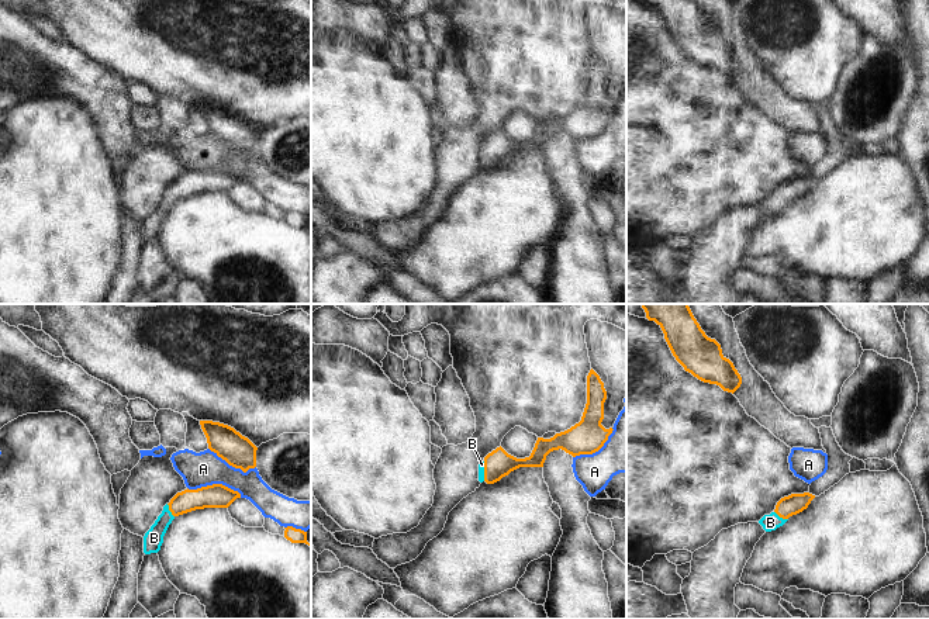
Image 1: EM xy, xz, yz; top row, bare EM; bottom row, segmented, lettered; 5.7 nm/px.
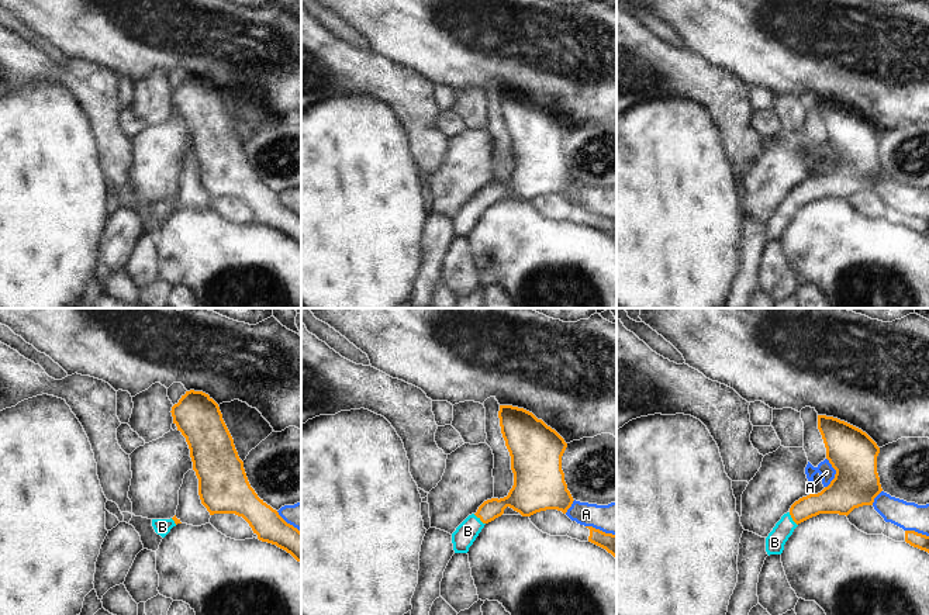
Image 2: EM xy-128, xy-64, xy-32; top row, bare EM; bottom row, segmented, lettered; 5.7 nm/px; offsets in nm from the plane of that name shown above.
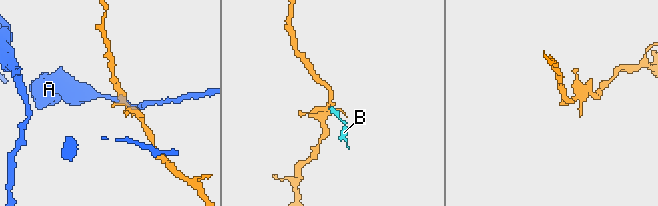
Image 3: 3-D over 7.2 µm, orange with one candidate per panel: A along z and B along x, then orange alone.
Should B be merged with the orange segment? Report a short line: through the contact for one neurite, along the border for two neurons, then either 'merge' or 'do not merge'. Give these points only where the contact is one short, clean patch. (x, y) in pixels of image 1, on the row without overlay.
line yz (790, 190), (781, 201), (770, 207); merge

